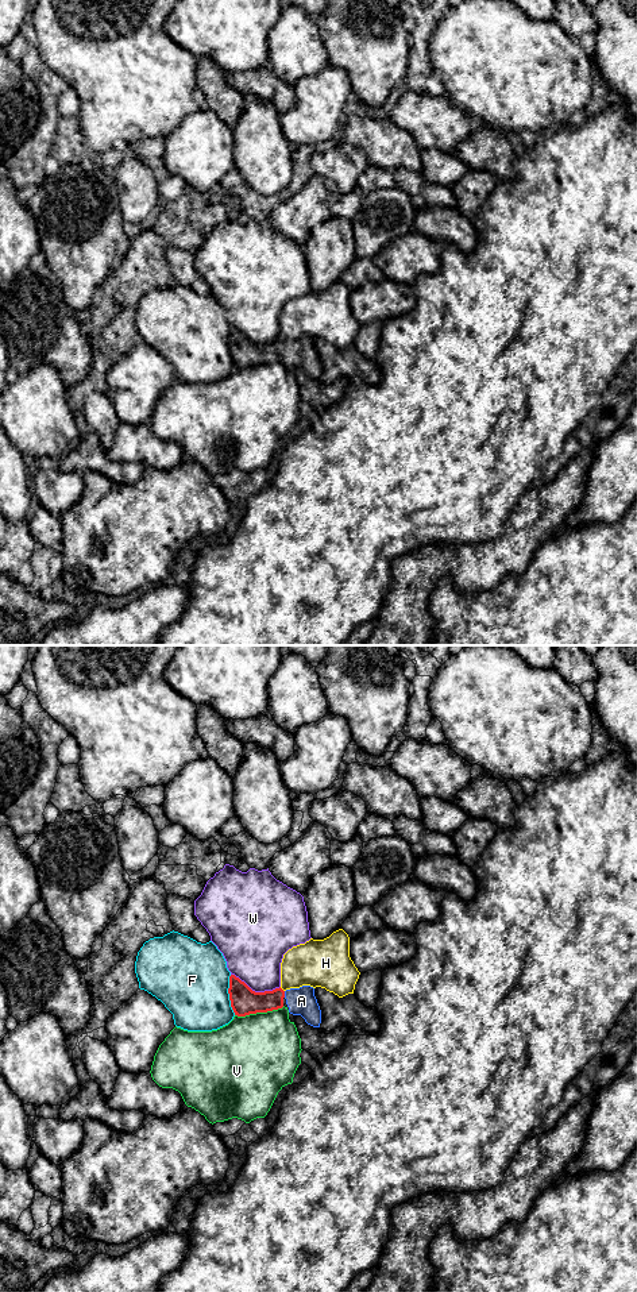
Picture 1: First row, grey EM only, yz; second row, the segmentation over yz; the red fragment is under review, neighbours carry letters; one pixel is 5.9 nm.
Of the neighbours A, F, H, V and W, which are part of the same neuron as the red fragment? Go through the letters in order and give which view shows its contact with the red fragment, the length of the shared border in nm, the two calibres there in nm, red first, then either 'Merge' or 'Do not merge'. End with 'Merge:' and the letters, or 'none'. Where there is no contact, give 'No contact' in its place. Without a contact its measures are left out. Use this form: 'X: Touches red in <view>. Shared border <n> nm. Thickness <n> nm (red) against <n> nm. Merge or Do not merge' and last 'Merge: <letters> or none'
A: Touches red in yz. Shared border 40 nm. Thickness 160 nm (red) against 160 nm. Merge
F: Touches red in yz. Shared border 240 nm. Thickness 160 nm (red) against 440 nm. Do not merge
H: Touches red in yz. Shared border 40 nm. Thickness 160 nm (red) against 280 nm. Do not merge
V: Touches red in yz. Shared border 300 nm. Thickness 160 nm (red) against 480 nm. Do not merge
W: Touches red in yz. Shared border 300 nm. Thickness 160 nm (red) against 360 nm. Do not merge
Merge: A

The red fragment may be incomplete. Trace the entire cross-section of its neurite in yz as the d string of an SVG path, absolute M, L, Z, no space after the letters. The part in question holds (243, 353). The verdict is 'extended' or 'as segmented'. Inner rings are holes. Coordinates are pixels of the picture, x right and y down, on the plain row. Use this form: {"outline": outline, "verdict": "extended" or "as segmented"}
{"outline": "M231 327L228 346L231 359L238 369L278 362L286 355L290 366L301 367L308 377L320 379L321 362L314 348L314 340L310 338L286 343L279 339L273 343L255 344L239 329Z", "verdict": "extended"}

